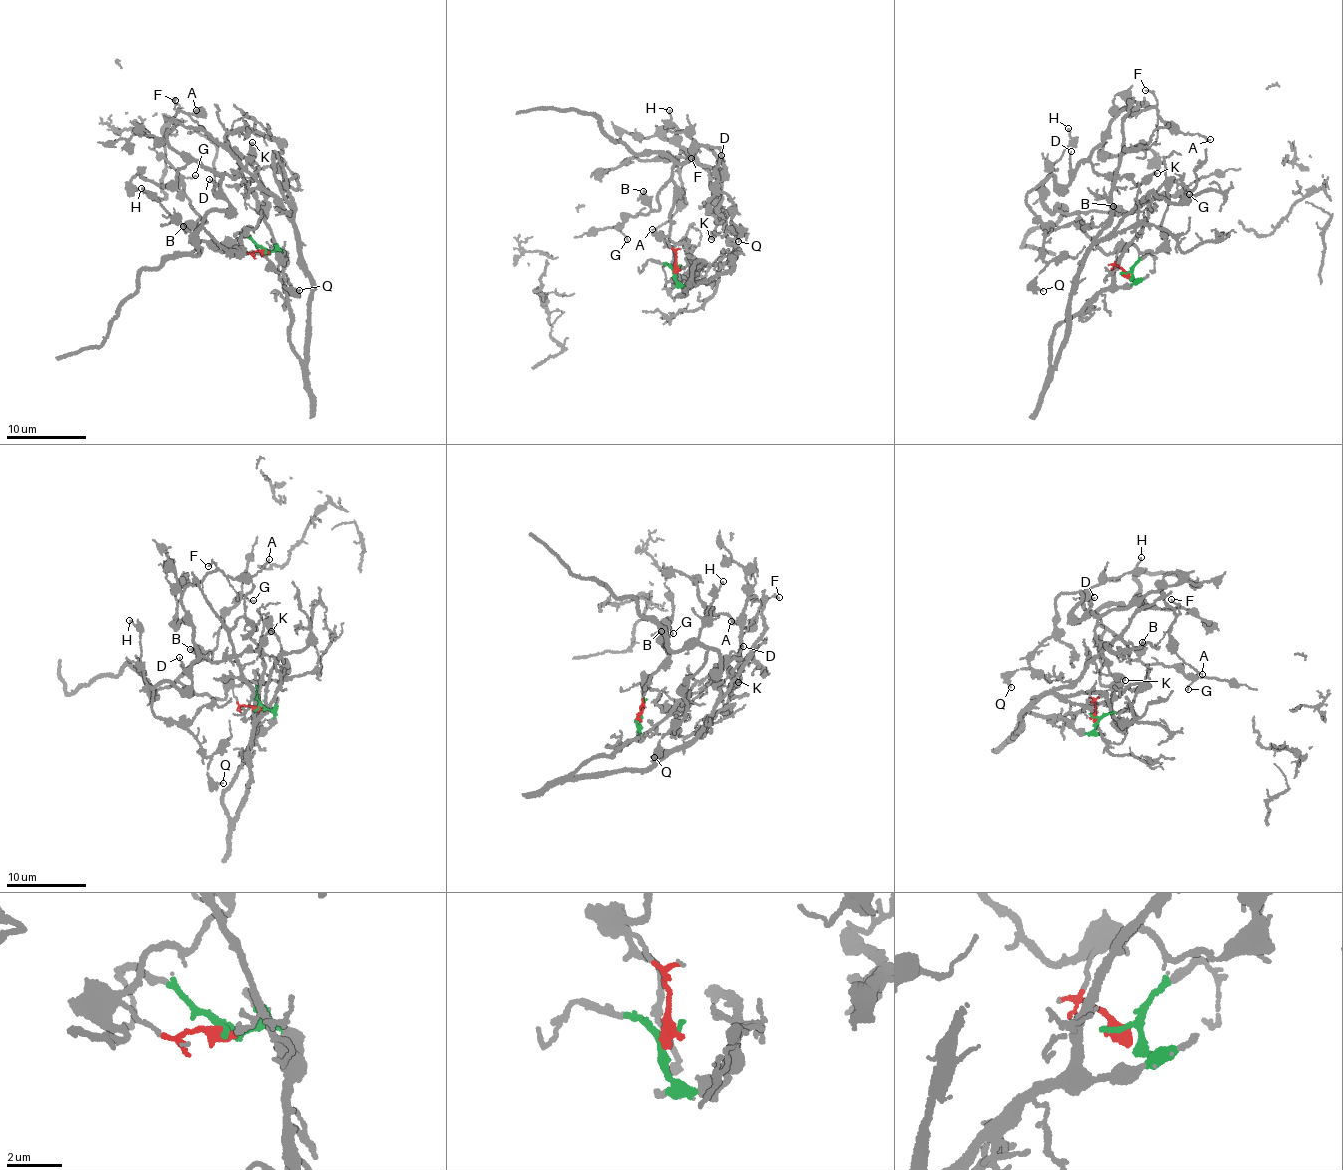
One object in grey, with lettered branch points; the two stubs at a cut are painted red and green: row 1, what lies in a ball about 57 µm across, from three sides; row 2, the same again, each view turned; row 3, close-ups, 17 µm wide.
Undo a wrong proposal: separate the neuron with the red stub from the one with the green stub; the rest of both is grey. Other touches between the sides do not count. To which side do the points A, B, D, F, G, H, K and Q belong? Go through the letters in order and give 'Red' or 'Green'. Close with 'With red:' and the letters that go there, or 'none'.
A: Red
B: Red
D: Red
F: Red
G: Red
H: Red
K: Red
Q: Red
With red: A, B, D, F, G, H, K, Q

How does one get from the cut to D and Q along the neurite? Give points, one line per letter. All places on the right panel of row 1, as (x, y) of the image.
D: (1126, 273), (1077, 214), (1045, 206), (1042, 184), (1063, 186), (1071, 151)
Q: (1126, 273), (1077, 214), (1045, 206), (1040, 184), (1026, 199), (1044, 231), (1042, 291)

